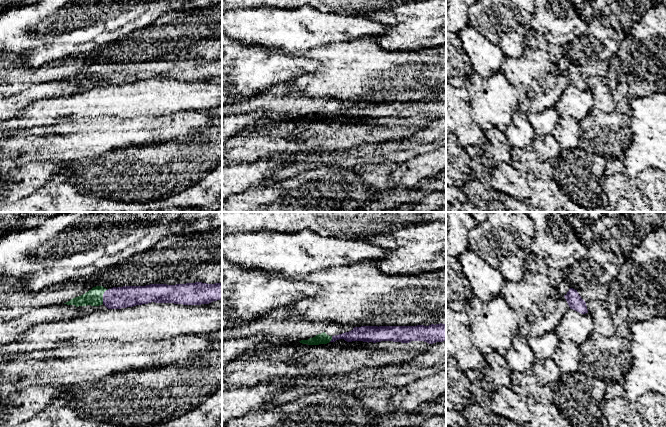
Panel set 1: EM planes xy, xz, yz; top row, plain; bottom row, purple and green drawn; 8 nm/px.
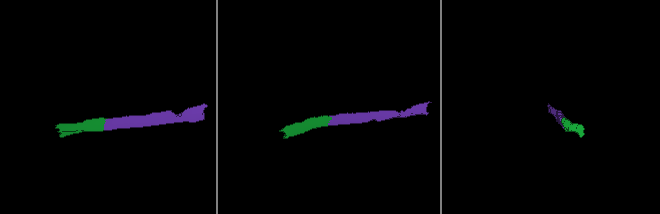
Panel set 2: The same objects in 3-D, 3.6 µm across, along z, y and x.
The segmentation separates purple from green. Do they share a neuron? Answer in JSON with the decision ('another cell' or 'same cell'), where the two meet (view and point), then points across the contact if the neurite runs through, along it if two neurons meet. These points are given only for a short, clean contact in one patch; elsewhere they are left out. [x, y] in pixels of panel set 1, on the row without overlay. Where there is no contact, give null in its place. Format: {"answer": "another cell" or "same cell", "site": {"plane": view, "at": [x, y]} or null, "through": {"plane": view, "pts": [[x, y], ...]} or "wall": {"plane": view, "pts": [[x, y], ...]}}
{"answer": "same cell", "site": {"plane": "xy", "at": [103, 72]}, "through": {"plane": "xy", "pts": [[127, 72], [103, 72], [94, 73]]}}

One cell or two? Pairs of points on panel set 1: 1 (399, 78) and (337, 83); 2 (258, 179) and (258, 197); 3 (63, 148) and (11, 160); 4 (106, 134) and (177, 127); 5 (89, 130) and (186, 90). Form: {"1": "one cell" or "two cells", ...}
{"1": "one cell", "2": "two cells", "3": "one cell", "4": "one cell", "5": "two cells"}

